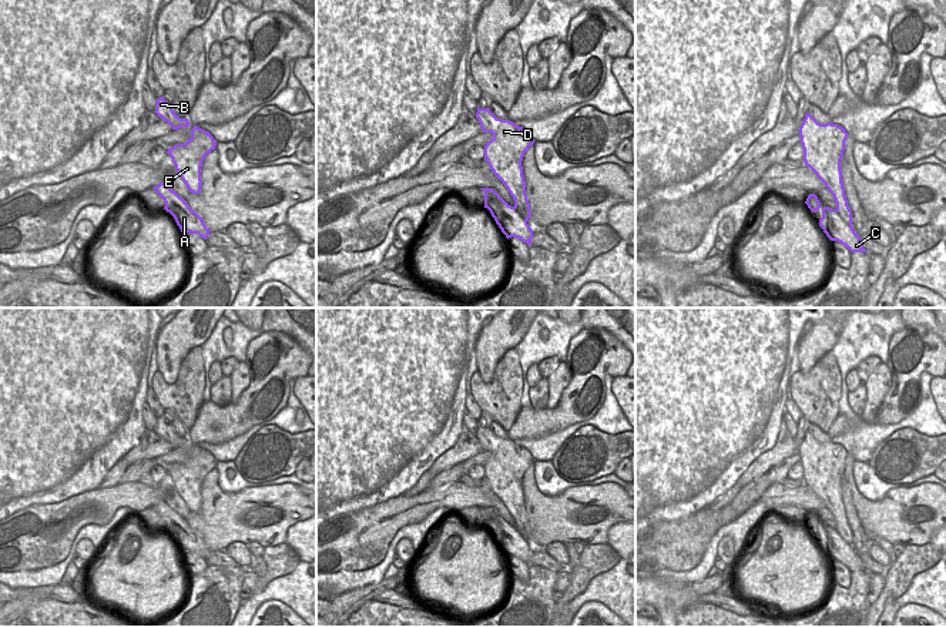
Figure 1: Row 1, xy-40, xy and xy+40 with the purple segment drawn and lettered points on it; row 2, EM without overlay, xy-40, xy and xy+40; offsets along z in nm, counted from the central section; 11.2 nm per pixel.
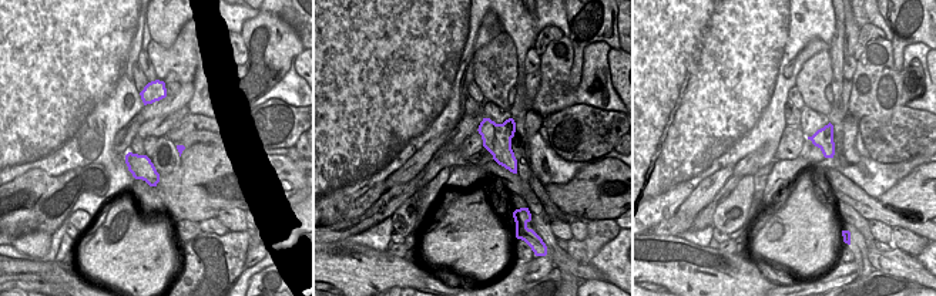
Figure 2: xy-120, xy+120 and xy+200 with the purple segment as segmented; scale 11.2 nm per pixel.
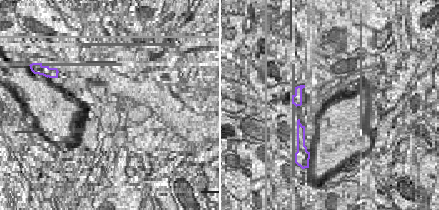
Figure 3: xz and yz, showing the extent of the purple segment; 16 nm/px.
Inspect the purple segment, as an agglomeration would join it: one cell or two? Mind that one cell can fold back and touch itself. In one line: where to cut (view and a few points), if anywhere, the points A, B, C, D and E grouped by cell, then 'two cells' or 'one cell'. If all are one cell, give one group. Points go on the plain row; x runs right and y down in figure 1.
xy+40 (835, 529), (844, 539), (851, 540) | A C / B D E | two cells

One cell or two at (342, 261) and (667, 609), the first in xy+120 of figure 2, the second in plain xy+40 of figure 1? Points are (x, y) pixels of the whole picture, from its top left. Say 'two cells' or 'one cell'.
one cell

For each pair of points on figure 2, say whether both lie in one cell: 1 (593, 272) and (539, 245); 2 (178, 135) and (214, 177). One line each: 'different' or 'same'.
1: same
2: different

